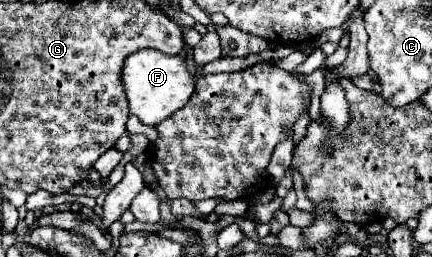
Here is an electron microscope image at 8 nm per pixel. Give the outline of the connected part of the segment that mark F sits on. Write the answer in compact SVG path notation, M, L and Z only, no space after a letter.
M141 49L139 53L129 55L123 65L123 87L131 113L137 115L145 125L157 125L187 105L195 91L195 77L189 73L185 57Z

